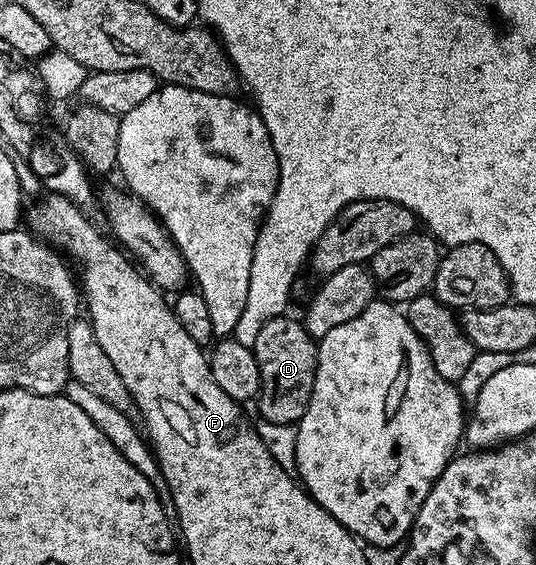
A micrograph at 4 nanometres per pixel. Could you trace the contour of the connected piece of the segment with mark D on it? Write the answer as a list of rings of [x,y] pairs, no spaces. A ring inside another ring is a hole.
[[[291,315],[274,317],[261,327],[253,346],[257,367],[261,367],[261,387],[257,398],[258,416],[264,421],[275,424],[295,425],[305,415],[309,407],[309,399],[313,395],[313,379],[317,371],[317,341],[307,334],[302,320],[291,318]]]

